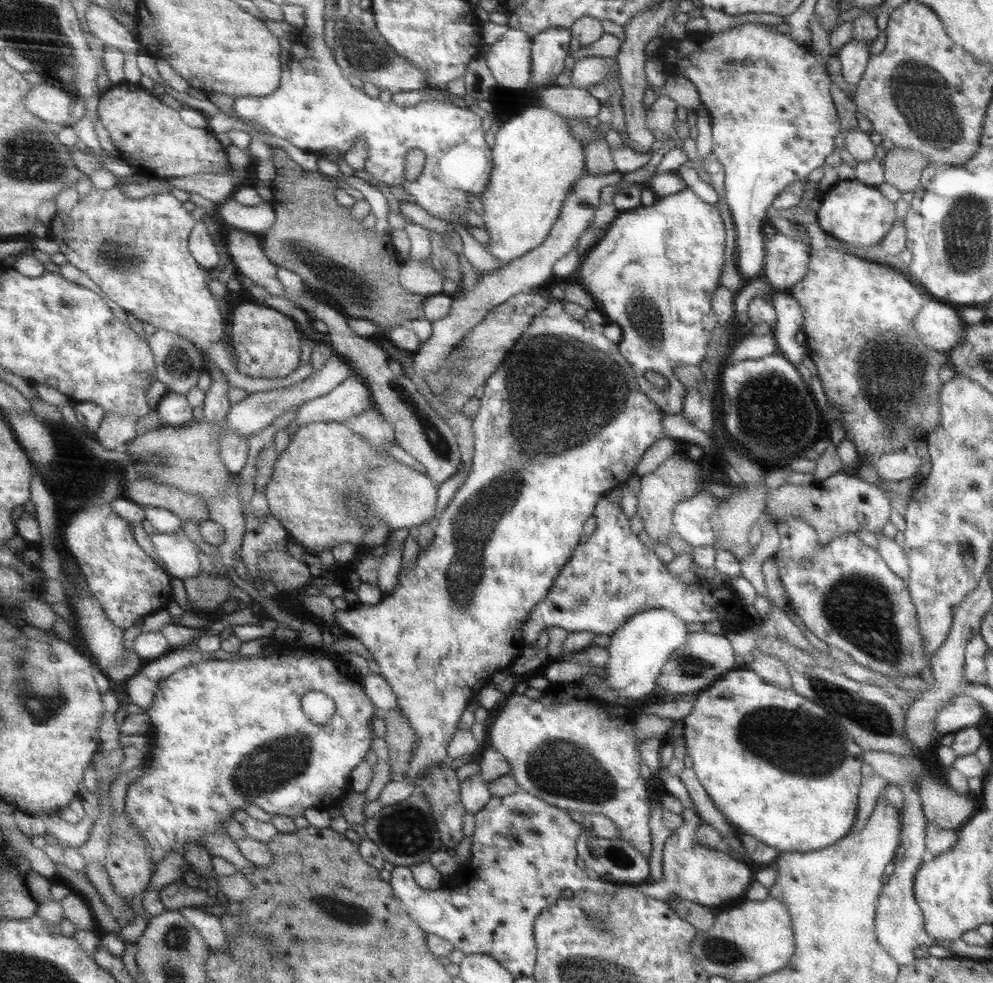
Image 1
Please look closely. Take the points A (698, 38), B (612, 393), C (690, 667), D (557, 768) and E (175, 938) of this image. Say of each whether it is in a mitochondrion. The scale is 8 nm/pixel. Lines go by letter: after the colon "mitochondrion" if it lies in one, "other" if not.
A: other
B: mitochondrion
C: mitochondrion
D: mitochondrion
E: mitochondrion

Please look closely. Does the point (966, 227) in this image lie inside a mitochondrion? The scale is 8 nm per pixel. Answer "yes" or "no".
yes

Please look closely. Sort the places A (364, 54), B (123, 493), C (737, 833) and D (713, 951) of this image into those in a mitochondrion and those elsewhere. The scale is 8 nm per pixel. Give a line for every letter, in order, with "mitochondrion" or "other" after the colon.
A: mitochondrion
B: other
C: other
D: mitochondrion

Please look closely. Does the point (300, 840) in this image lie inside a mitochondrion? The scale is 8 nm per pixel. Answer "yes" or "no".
no

